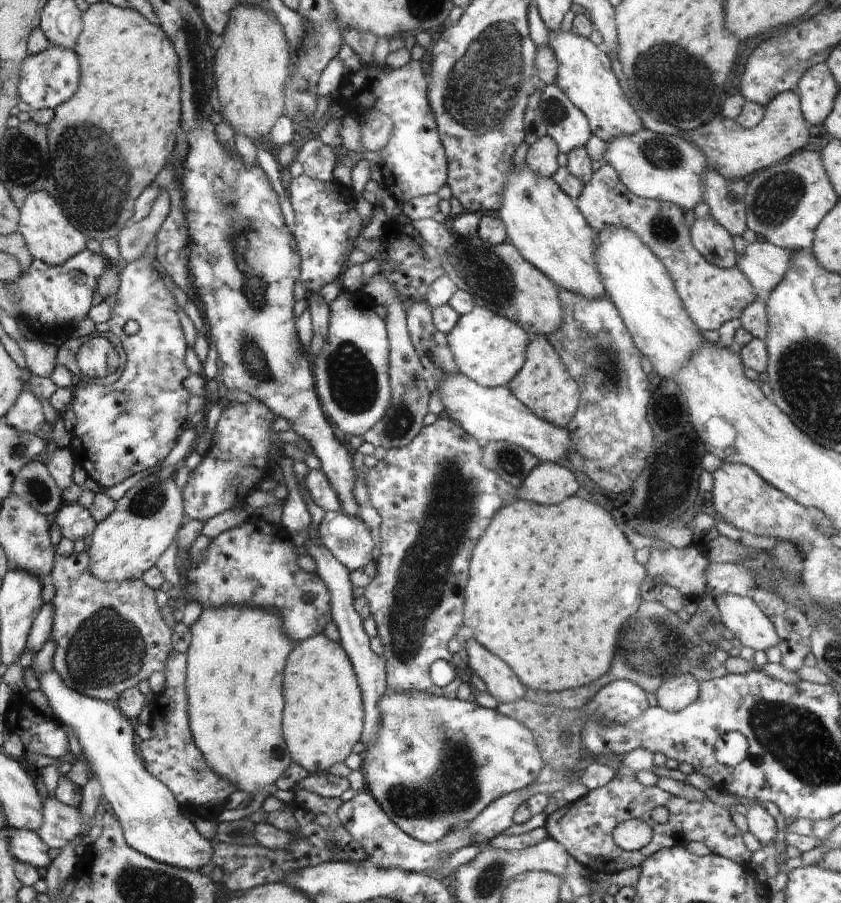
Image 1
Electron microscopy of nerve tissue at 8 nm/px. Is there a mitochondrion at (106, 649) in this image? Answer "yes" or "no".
yes

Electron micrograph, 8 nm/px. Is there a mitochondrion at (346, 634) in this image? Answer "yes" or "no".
no

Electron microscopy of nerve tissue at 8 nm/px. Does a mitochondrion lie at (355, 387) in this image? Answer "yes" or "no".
yes

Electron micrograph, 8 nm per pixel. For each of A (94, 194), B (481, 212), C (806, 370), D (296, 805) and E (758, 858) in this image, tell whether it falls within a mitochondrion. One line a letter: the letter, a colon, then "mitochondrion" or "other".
A: mitochondrion
B: other
C: mitochondrion
D: other
E: other

